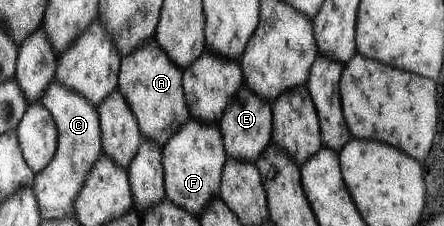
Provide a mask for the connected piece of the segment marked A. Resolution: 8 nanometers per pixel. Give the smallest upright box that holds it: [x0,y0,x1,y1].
[118,39,191,148]

